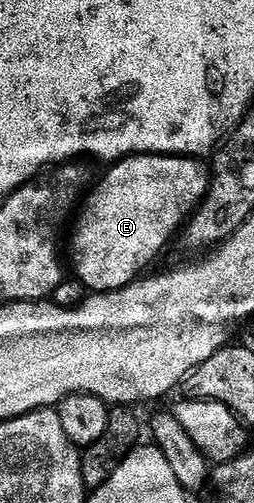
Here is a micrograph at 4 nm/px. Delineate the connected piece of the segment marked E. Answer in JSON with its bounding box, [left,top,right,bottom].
[71,153,209,295]

